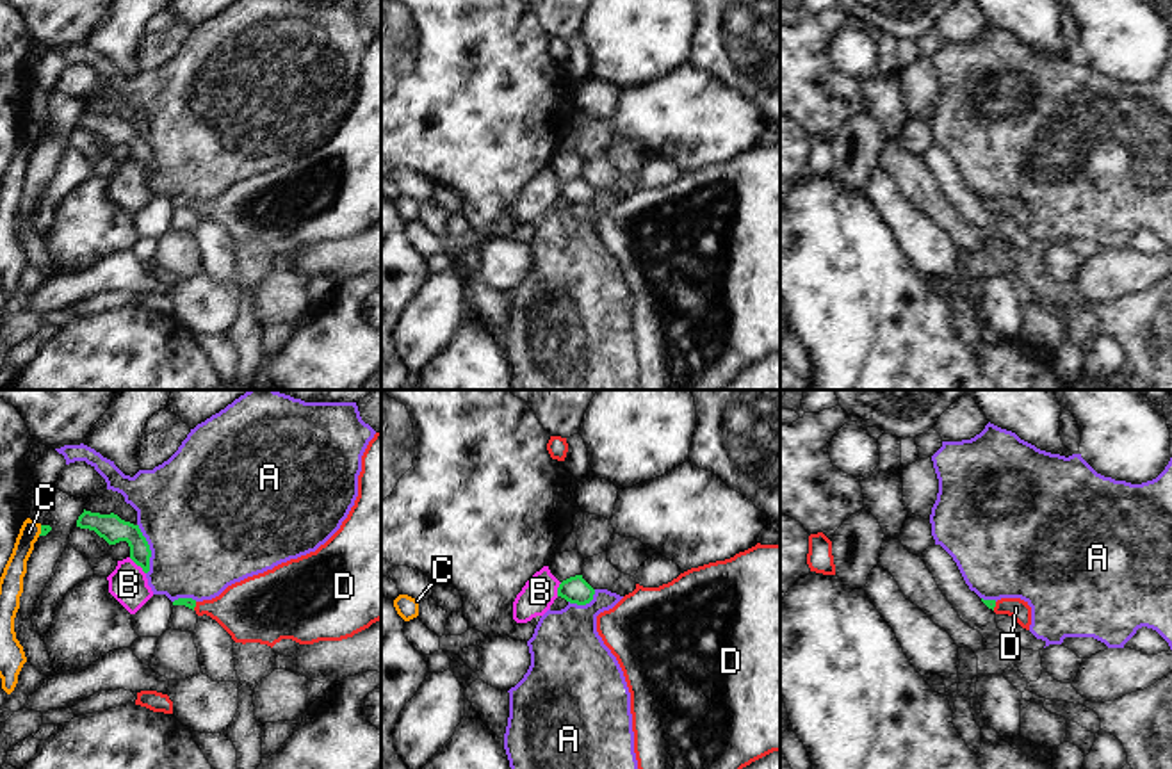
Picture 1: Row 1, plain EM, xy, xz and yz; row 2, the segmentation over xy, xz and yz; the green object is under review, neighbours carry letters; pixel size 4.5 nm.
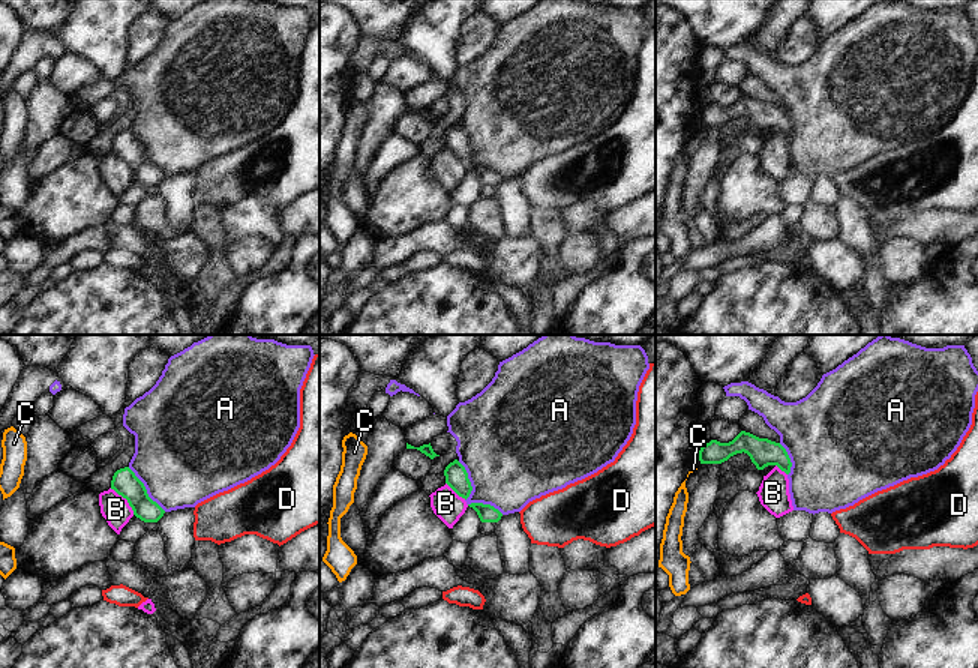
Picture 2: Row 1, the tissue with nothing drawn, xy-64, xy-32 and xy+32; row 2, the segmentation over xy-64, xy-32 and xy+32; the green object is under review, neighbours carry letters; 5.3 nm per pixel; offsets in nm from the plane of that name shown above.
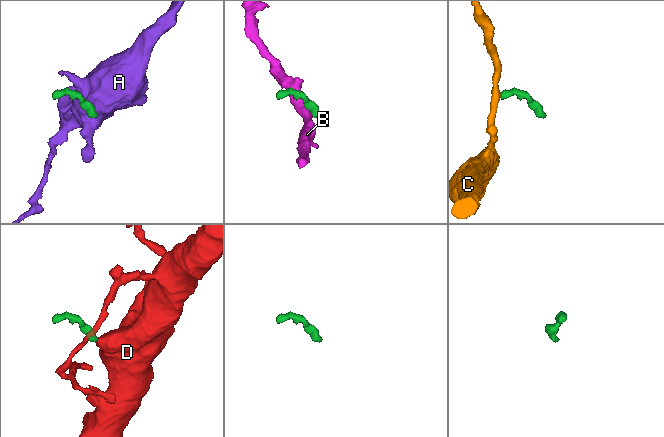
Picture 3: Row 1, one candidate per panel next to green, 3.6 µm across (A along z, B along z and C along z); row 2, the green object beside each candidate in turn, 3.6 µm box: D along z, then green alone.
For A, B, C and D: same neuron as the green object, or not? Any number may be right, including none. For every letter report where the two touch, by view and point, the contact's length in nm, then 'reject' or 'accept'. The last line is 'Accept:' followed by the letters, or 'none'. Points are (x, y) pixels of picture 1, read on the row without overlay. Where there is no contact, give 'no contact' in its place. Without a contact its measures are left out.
A: meets green in xy at (148, 150); contact 240 nm long; reject
B: meets green in xy at (138, 166); contact 110 nm long; reject
C: meets green in xy at (41, 132); contact 50 nm long; reject
D: meets green in xy at (195, 207); contact 40 nm long; accept
Accept: D

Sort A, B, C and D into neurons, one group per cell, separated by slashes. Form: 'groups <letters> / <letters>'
groups A / B / C / D

